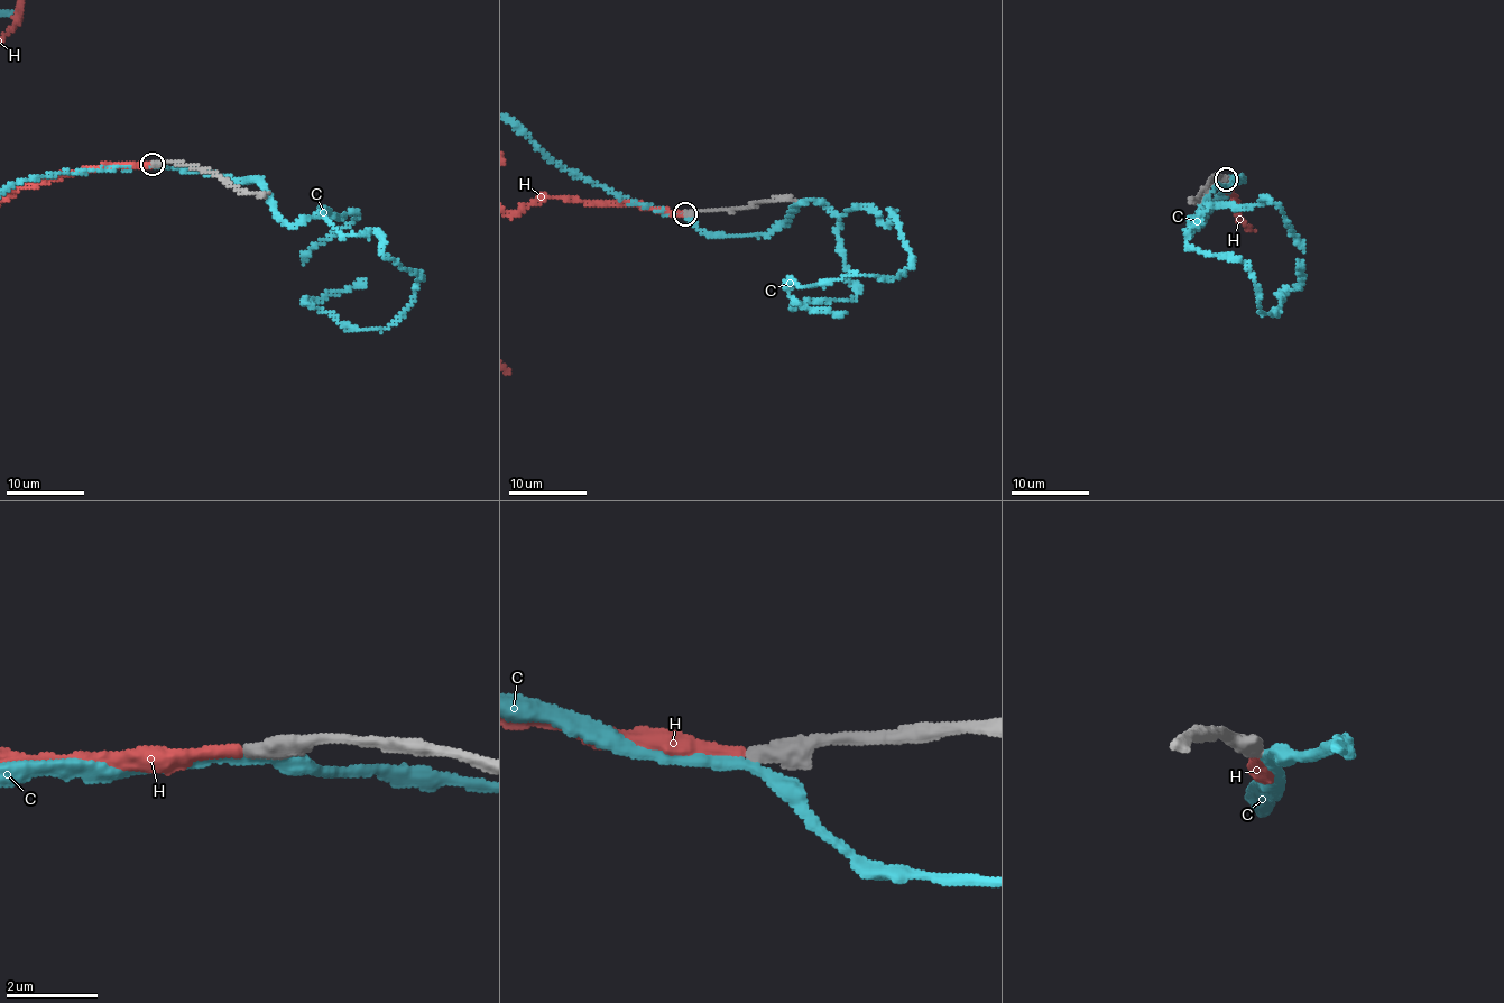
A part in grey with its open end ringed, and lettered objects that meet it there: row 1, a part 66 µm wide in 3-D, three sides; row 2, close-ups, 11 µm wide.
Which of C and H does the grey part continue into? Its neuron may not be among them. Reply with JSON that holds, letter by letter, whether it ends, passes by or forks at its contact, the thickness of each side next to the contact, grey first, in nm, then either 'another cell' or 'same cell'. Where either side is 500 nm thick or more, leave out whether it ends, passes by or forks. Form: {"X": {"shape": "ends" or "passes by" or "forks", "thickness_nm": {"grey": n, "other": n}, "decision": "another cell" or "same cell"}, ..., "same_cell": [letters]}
{"C": {"shape": "passes by", "thickness_nm": {"grey": 440, "other": 240}, "decision": "another cell"}, "H": {"shape": "ends", "thickness_nm": {"grey": 360, "other": 260}, "decision": "same cell"}, "same_cell": ["H"]}

